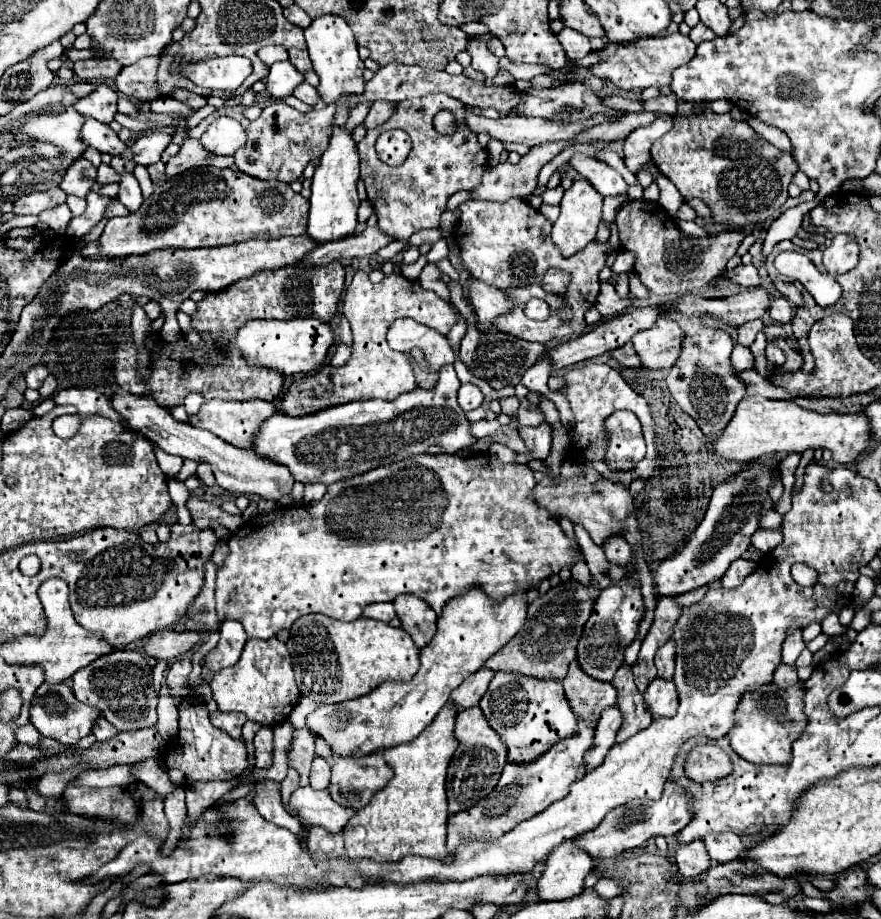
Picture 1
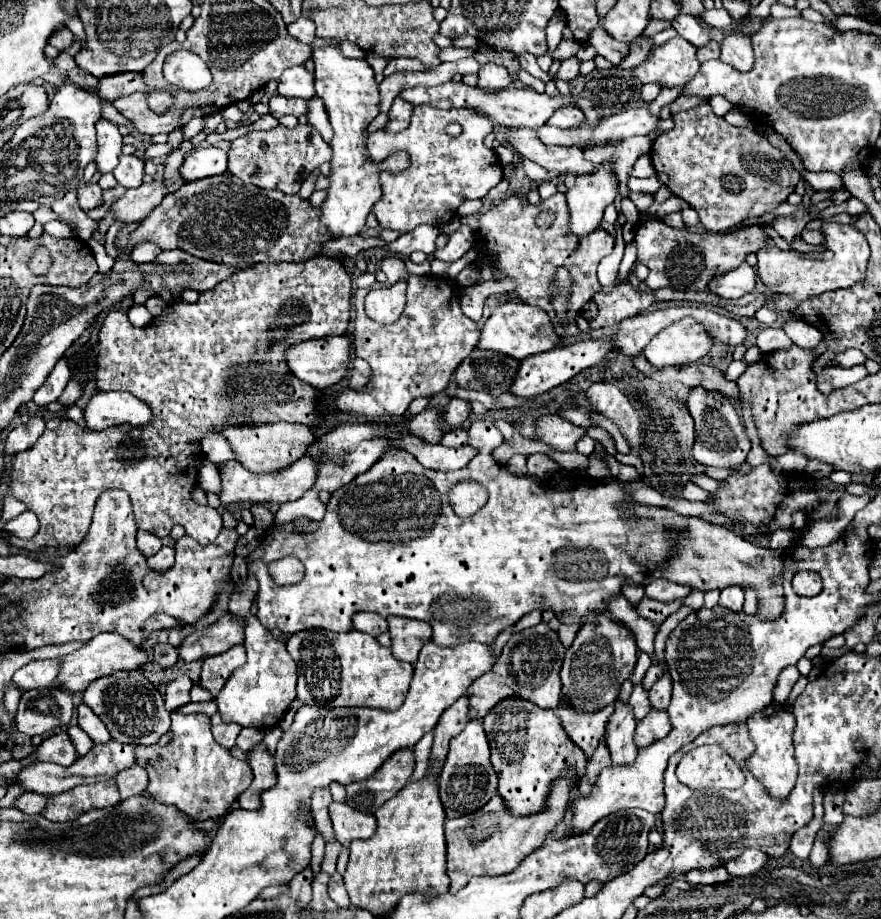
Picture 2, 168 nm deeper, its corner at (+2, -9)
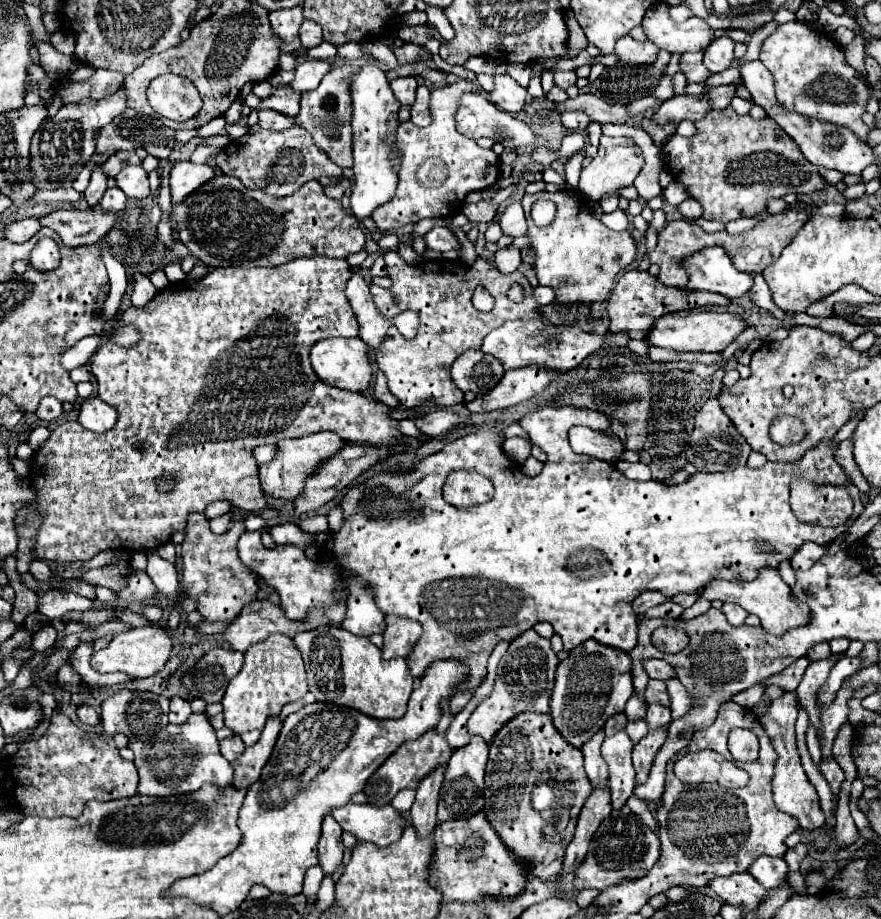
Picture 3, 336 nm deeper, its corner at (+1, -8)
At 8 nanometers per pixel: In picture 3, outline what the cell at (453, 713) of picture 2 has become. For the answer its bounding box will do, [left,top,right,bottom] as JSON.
[410,765,444,839]

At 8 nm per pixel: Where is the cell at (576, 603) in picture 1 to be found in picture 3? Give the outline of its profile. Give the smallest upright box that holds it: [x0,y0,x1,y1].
[468,629,558,743]

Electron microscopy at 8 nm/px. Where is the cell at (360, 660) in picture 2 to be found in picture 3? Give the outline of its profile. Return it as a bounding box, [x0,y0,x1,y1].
[294,625,414,719]

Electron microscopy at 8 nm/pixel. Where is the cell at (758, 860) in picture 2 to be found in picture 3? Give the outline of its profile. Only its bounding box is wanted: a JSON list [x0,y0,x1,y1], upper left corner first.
[748,857,788,889]

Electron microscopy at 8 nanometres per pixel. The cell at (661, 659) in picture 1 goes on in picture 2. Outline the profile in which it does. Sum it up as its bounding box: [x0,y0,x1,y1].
[649,672,671,708]

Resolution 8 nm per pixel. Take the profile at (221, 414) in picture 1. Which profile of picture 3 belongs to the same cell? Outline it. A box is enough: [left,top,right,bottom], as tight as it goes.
[260,431,346,501]

